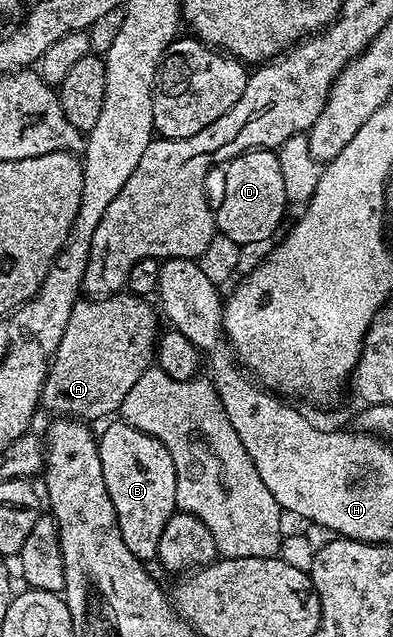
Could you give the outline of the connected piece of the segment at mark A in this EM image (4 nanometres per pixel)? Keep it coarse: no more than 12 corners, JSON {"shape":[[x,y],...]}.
{"shape":[[136,294],[75,304],[43,384],[50,415],[120,411],[154,361]]}

